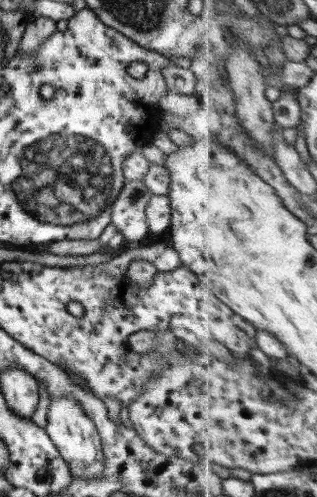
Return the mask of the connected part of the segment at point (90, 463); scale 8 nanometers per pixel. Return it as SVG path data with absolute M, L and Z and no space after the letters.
M50 397L47 421L44 428L47 435L56 445L61 457L67 462L73 477L83 476L92 480L104 472L104 453L101 447L101 438L95 424L86 416L81 409L80 403L67 397Z

